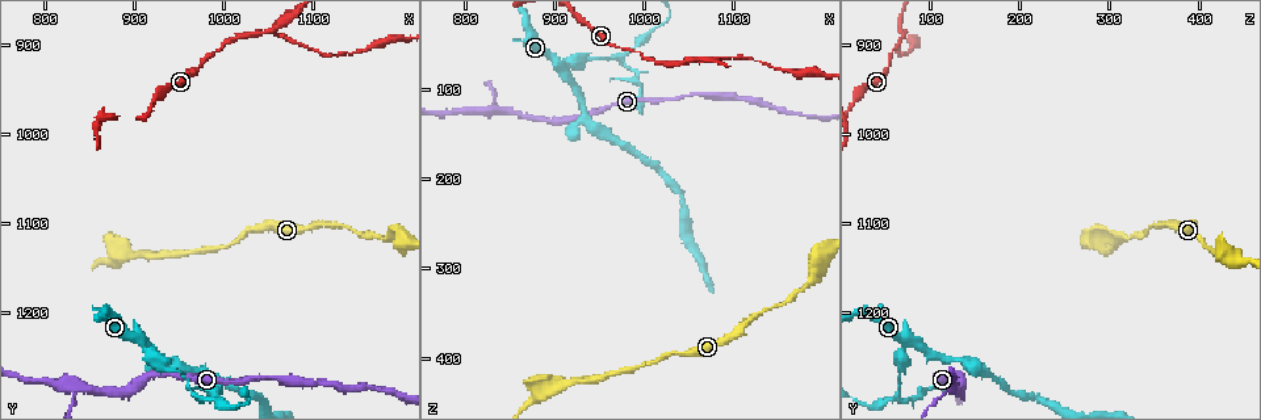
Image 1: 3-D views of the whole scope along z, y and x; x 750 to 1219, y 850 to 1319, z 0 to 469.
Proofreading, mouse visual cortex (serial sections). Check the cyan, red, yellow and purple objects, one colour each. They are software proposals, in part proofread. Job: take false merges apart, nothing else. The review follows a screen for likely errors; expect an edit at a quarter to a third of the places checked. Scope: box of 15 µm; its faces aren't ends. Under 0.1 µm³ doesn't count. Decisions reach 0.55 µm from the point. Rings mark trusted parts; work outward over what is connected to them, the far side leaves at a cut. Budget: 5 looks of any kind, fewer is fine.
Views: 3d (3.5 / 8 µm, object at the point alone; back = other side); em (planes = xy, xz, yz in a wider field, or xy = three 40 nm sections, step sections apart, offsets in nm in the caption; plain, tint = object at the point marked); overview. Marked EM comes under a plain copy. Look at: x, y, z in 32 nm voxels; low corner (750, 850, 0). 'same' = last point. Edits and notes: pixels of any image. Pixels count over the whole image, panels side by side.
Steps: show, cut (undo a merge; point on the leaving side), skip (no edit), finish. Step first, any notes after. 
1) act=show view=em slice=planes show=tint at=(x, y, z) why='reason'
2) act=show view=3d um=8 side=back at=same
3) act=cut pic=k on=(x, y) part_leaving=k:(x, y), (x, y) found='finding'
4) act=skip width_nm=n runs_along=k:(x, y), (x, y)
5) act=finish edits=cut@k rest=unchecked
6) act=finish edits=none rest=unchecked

act=show view=em slice=xy step=3 show=tint at=(905, 1225, 70) why='arms part here'

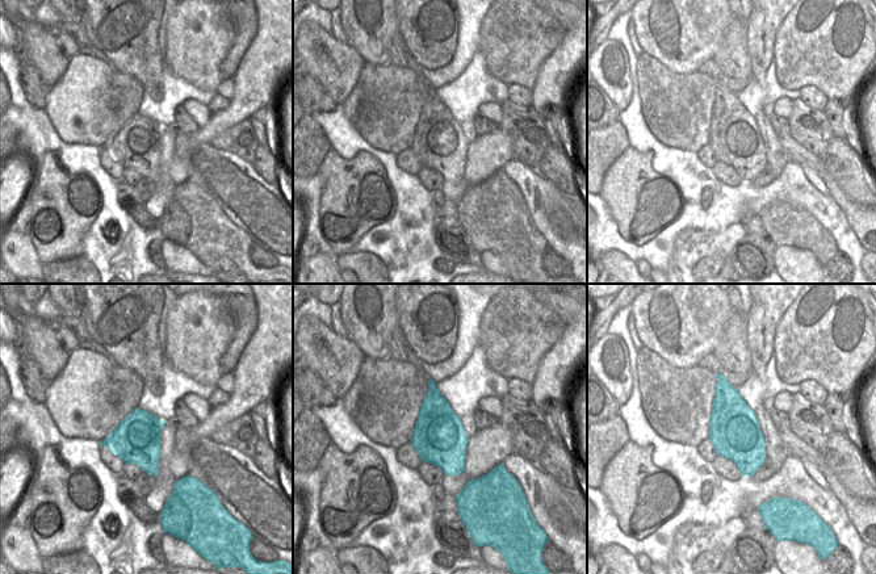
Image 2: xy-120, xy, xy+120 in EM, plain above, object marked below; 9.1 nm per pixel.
act=show view=3d um=3.5 at=same why='wider look'

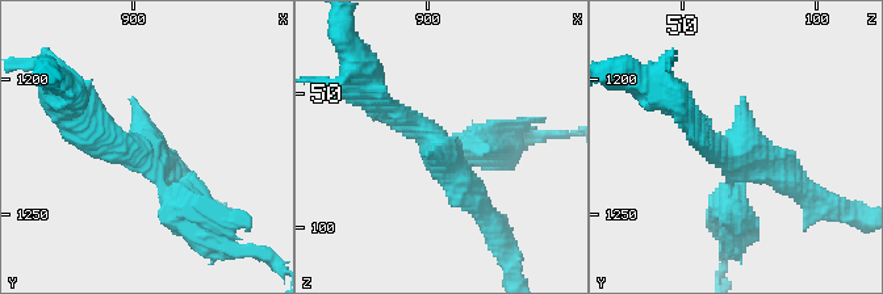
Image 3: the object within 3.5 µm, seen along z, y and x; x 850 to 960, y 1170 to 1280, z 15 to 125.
act=cut pic=3 on=(196, 223) width_nm=480 part_leaving=3:(167, 189), (220, 246), (272, 261) found='two cells meet here'

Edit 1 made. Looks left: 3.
act=show view=3d um=3.5 at=(935, 1255, 135) why='a fork'

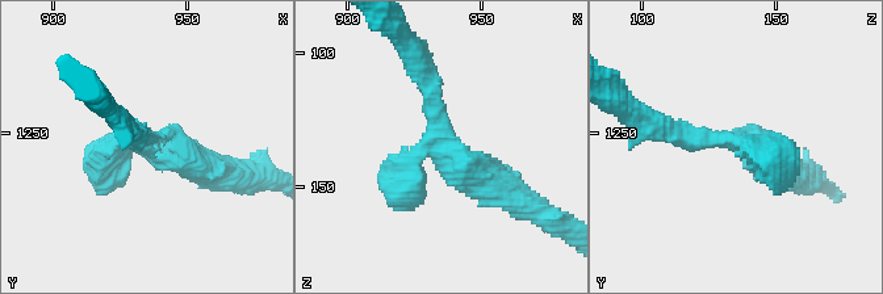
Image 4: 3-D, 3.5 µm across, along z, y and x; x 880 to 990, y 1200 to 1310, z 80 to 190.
act=show view=em slice=planes show=tint at=(933, 1252, 134) why='now the EM'

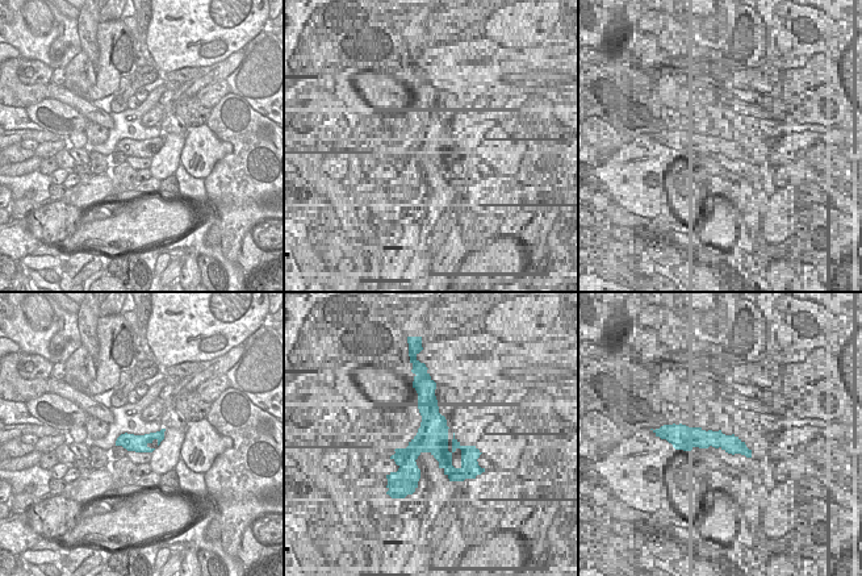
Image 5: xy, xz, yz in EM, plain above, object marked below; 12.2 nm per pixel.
act=show view=em slice=xy step=2 show=tint at=same

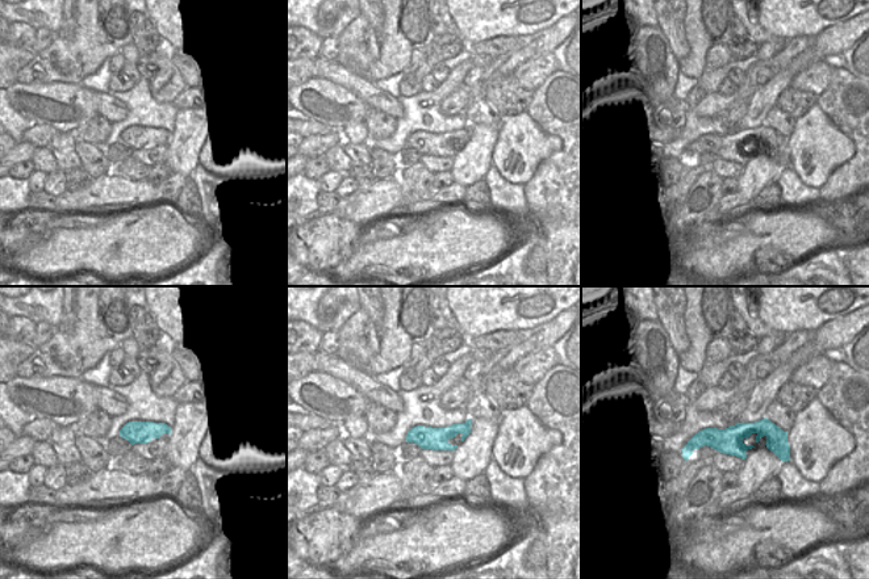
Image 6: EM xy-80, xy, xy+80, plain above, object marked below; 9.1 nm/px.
act=skip runs_along=6:(784, 444), (744, 429), (685, 453) found='continuous, no second cell'

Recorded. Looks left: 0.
act=finish edits=cut@3 rest=unchecked

